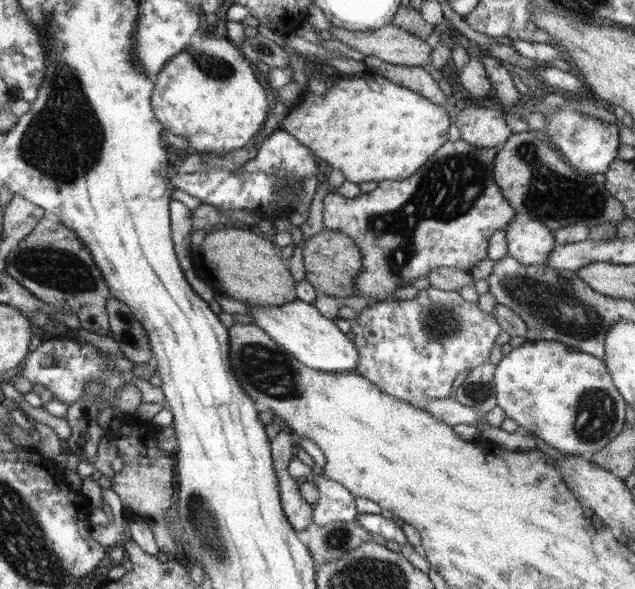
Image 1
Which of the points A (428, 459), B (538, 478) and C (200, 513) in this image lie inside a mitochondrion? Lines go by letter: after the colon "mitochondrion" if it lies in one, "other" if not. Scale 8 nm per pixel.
A: other
B: other
C: mitochondrion

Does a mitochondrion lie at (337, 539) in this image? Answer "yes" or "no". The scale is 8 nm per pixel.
yes

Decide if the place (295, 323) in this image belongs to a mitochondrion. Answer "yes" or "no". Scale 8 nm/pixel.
no

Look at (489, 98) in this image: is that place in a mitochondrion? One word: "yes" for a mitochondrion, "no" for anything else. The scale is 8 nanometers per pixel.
no

